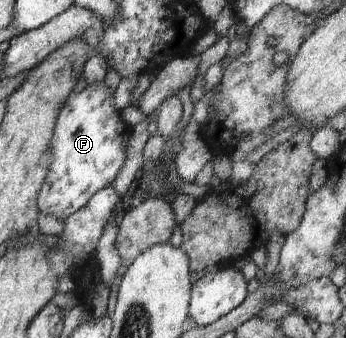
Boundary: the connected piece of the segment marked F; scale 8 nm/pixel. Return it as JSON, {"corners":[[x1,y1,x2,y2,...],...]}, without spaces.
{"corners":[[105,83,86,85,82,92,72,93,60,110,50,142,48,174,38,191,37,204,42,216,54,216,63,222,86,206,93,194,112,187,120,174,132,125,125,124,121,111,116,110,114,93]]}

